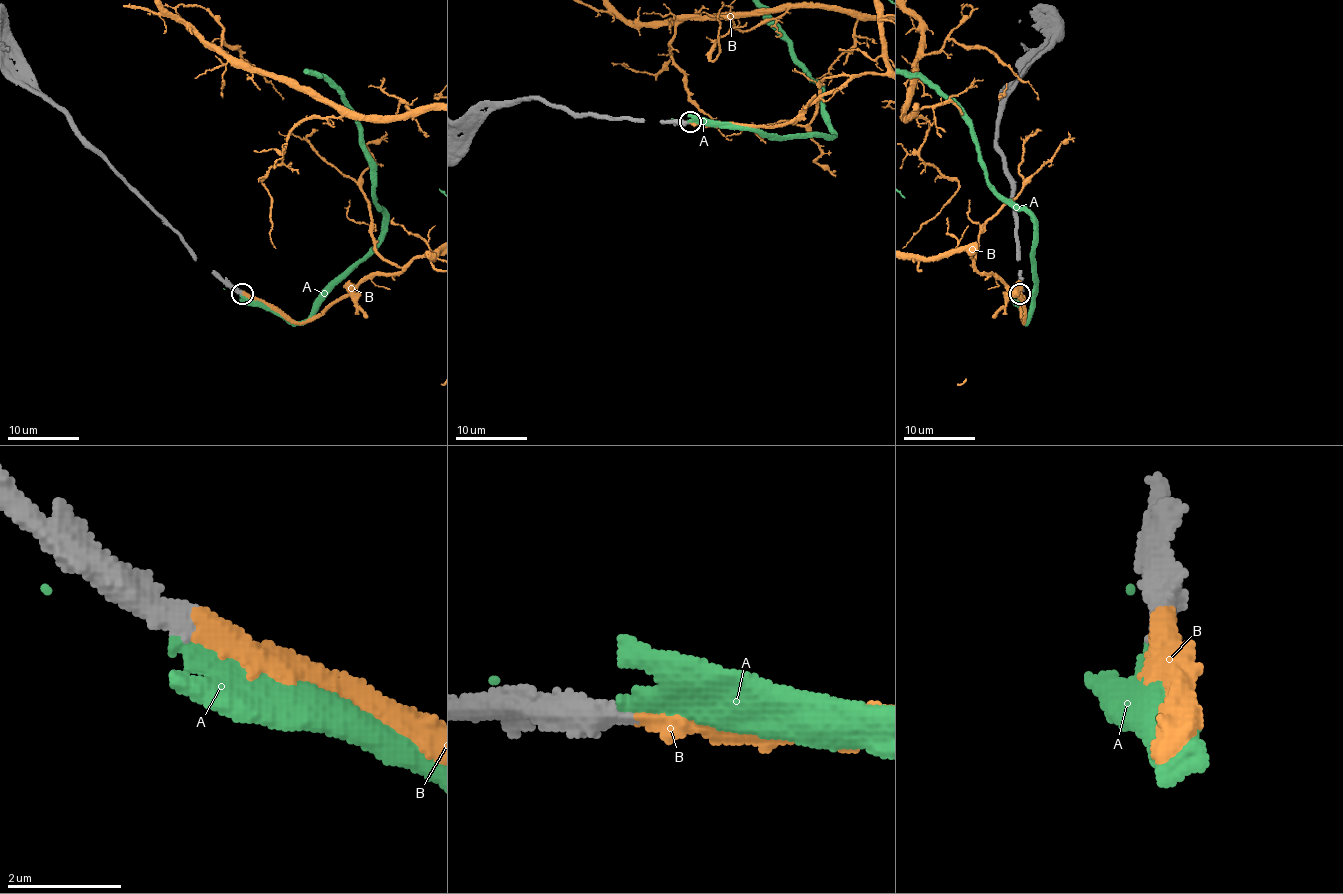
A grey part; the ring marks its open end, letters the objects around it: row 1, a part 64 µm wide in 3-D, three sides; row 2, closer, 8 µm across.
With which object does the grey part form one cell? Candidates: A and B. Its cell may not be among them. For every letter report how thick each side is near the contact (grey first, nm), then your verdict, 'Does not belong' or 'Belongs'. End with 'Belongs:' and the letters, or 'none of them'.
A: Thickness 480 nm (grey) against 360 nm. Does not belong
B: Thickness 480 nm (grey) against 550 nm. Belongs
Belongs: B

